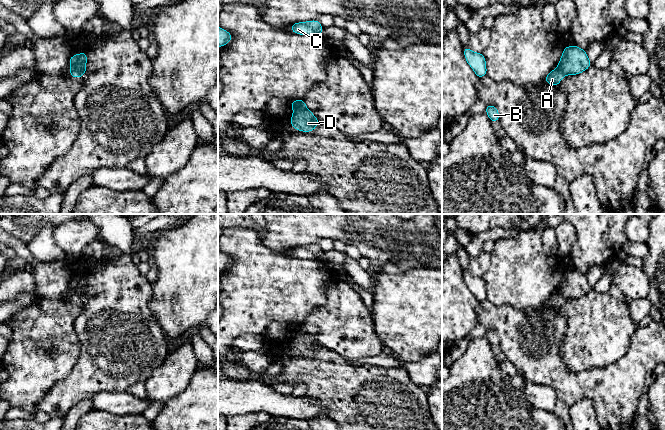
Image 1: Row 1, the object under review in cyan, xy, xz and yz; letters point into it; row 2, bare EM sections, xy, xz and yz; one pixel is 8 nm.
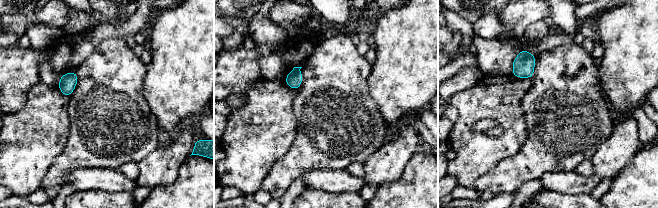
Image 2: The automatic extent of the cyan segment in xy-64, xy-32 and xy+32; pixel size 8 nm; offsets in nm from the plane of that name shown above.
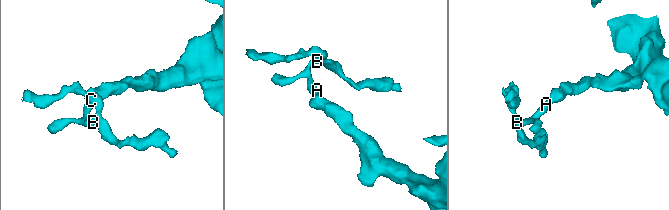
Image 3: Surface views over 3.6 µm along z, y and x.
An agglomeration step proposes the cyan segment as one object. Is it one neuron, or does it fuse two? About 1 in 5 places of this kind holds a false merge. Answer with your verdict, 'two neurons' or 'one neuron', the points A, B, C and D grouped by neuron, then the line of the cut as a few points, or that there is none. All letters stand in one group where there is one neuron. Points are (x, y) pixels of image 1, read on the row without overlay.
two neurons; A B C / D; cut in xy along (70, 294), (76, 294), (83, 299)

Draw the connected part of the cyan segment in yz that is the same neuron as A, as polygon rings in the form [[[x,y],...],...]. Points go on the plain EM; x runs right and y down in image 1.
[[[557,291],[553,293],[547,300],[545,300],[544,305],[553,310],[559,310],[561,303],[564,300],[566,299]]]

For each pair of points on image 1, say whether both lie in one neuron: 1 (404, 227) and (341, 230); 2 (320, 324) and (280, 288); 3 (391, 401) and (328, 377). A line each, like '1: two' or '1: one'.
1: one
2: two
3: one

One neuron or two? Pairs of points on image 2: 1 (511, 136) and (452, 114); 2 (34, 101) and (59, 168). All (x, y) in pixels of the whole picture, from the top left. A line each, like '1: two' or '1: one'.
1: two
2: two

